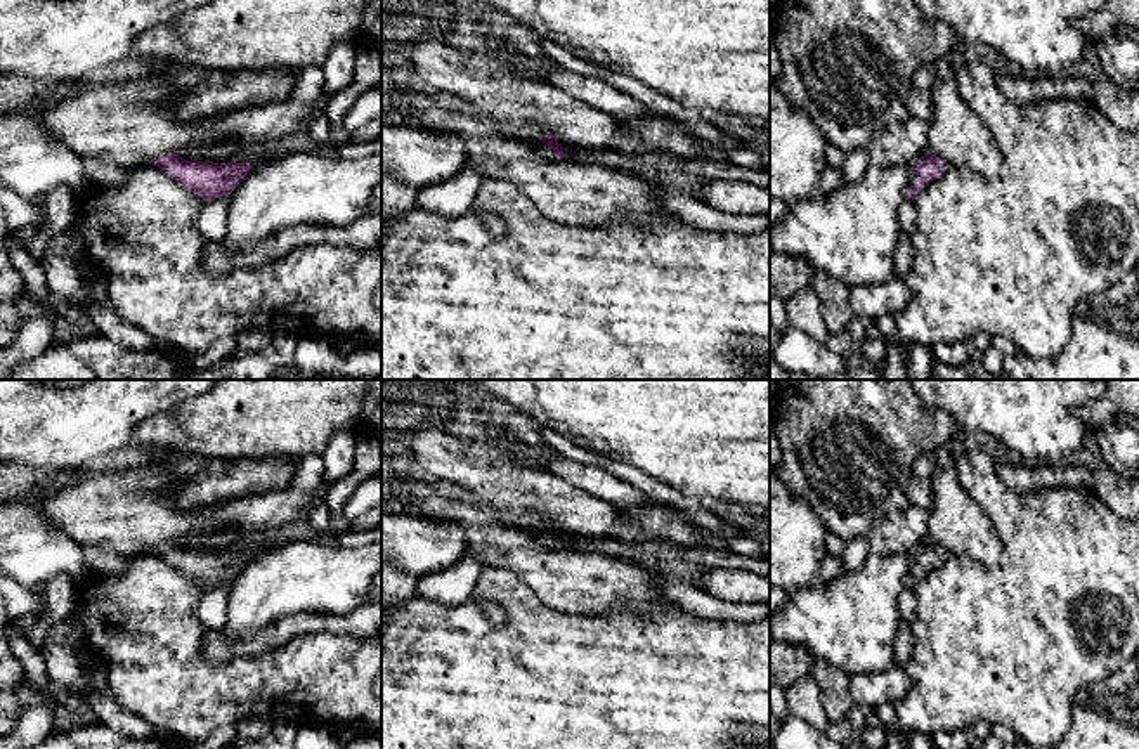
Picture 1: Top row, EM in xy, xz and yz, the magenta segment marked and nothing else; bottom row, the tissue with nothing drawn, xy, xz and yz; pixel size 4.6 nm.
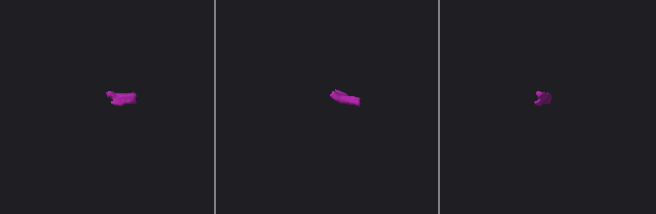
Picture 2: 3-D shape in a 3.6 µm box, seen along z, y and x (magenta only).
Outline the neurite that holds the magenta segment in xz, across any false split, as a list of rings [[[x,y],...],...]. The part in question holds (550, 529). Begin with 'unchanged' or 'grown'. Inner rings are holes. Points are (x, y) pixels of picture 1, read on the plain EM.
grown | [[[522,520],[520,525],[525,531],[541,531],[555,539],[555,546],[565,546],[562,532],[551,524],[543,524],[541,520]]]

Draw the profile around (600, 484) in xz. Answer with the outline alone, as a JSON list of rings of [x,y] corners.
[[[563,454],[553,461],[544,461],[543,470],[586,491],[596,499],[614,505],[621,511],[635,511],[648,503],[647,496],[628,482],[610,475],[603,468],[577,463]]]

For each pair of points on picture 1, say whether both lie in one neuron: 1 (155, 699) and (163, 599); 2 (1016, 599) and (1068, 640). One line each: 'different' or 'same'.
1: same
2: same

